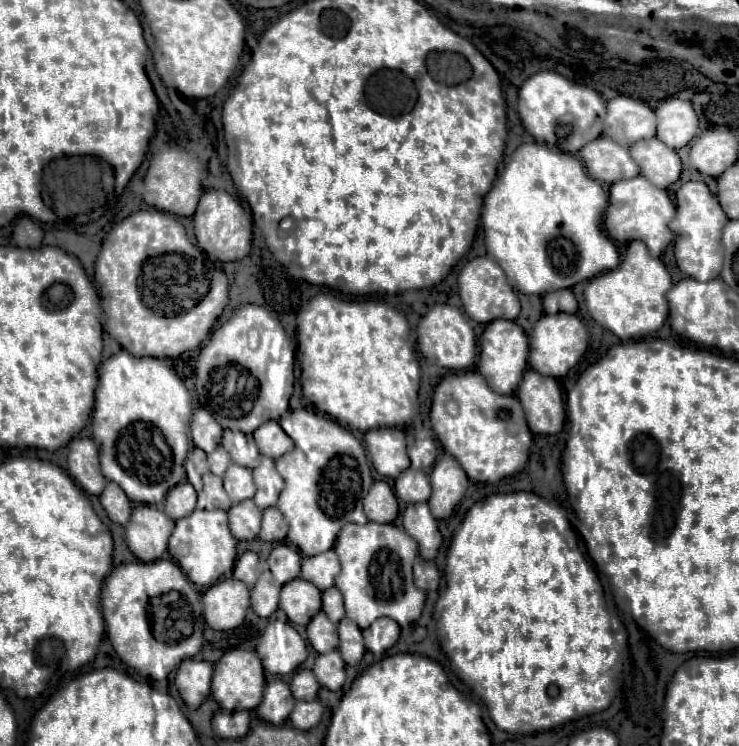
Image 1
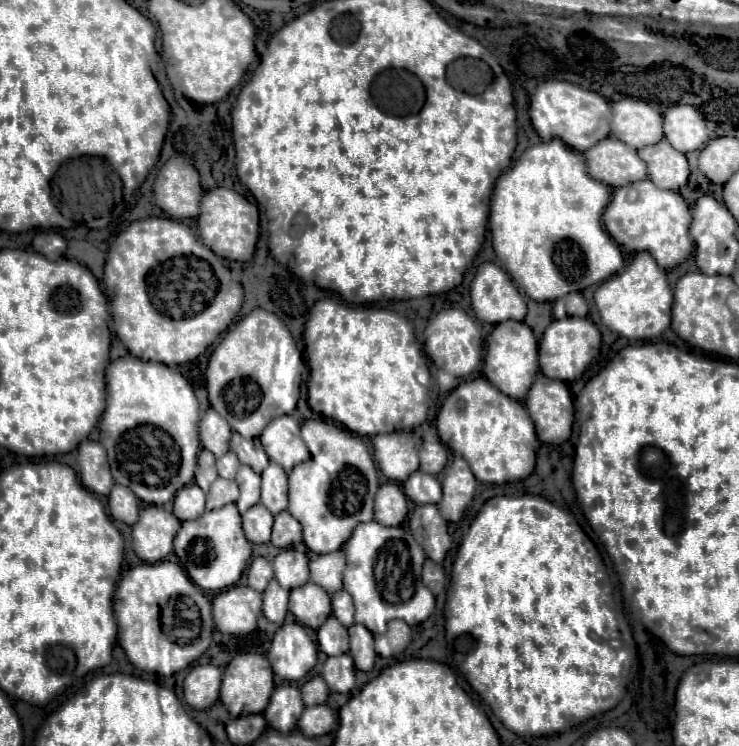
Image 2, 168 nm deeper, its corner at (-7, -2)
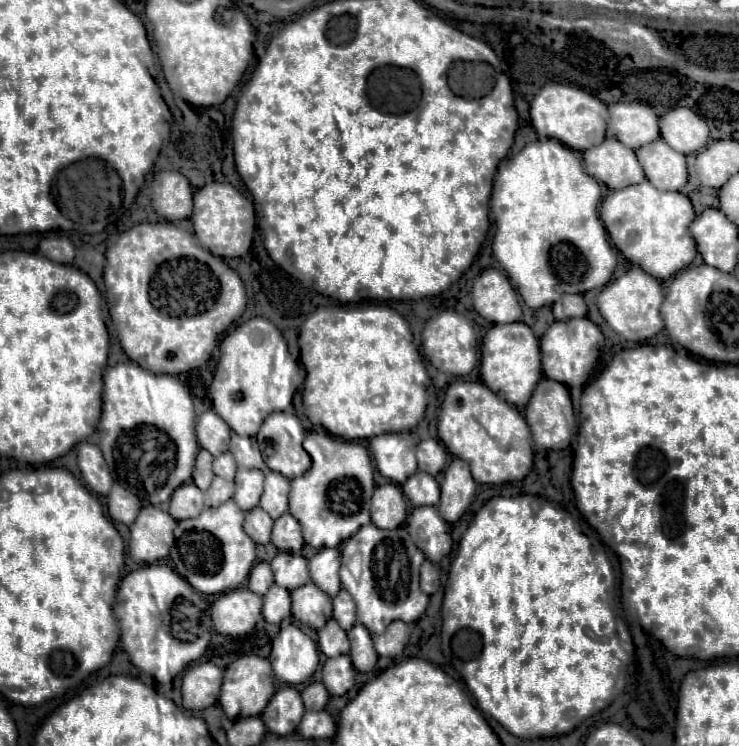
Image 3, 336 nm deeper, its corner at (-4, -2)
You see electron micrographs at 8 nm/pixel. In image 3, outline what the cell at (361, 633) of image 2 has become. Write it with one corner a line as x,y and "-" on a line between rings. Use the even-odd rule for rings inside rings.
353,625
353,629
347,633
349,641
351,641
351,659
357,671
367,673
373,669
373,665
377,663
377,653
373,649
373,641
371,641
371,633
361,625

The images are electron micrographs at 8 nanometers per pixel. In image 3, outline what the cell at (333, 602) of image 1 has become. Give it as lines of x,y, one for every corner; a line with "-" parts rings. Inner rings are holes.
341,589
337,597
333,597
333,619
345,631
349,631
349,627
353,627
355,623
355,603
345,589

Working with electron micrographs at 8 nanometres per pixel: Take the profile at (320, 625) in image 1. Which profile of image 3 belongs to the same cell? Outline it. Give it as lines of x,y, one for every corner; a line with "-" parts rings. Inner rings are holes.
329,619
329,623
325,623
325,627
321,627
317,631
319,635
319,649
327,655
343,655
349,653
349,639
347,633
337,625
335,619

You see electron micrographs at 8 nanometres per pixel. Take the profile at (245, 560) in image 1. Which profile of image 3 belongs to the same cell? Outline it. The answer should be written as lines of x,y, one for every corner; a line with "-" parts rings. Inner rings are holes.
259,561
259,563
251,569
251,573
249,573
249,583
247,583
247,587
249,587
253,593
257,593
257,595
263,597
271,583
273,583
273,571
271,571
269,563

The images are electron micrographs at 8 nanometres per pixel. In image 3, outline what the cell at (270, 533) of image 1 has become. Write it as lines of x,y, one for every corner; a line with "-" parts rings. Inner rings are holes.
285,513
285,515
281,515
281,519
275,521
275,525
273,525
273,535
271,535
271,543
273,543
279,551
301,553
301,549
303,549
301,525
297,523
297,519
293,519
293,515

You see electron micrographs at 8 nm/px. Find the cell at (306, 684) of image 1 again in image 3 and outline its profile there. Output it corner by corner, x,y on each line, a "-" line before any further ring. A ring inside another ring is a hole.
309,683
303,691
301,691
301,699
305,703
305,709
323,709
329,701
329,693
325,691
323,683

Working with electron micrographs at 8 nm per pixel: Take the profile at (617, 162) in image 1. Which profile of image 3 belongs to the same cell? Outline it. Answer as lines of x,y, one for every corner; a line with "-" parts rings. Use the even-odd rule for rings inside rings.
605,139
601,145
587,149
583,153
583,161
585,171
609,189
621,189
645,181
635,151
617,139

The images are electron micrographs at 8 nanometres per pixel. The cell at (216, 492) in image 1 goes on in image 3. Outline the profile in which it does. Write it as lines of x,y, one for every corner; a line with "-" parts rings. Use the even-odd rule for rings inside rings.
213,477
211,487
205,491
205,507
219,507
225,501
229,501
235,493
233,481
227,481
223,477

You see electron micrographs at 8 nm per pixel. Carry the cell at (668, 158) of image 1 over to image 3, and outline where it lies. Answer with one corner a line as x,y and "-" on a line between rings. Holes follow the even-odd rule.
663,139
637,149
637,159
645,171
645,177
659,191
681,191
687,183
685,157
673,151

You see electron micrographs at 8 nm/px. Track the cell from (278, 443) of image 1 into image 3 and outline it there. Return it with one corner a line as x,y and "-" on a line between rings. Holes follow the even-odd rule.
271,413
261,431
257,443
263,459
271,471
293,479
305,473
305,449
301,447
305,429
293,413

